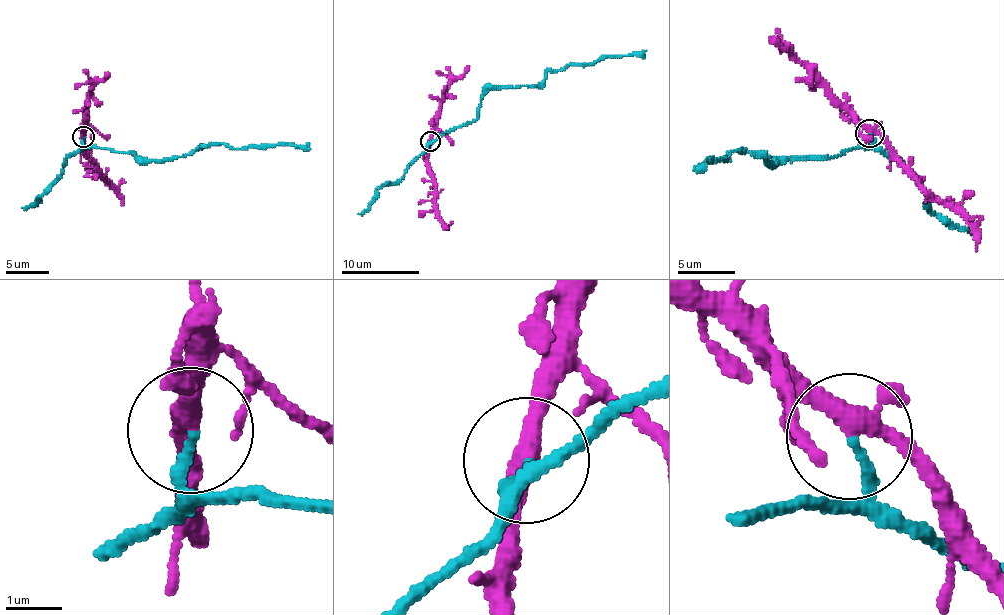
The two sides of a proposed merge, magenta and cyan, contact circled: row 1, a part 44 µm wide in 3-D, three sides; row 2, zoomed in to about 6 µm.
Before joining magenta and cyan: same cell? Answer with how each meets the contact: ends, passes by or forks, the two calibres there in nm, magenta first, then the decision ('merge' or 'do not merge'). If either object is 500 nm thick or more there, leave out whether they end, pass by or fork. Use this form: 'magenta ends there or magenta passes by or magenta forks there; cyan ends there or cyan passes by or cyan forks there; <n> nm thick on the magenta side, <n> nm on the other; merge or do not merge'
magenta passes by; cyan ends there; 340 nm thick on the magenta side, 170 nm on the other; do not merge

